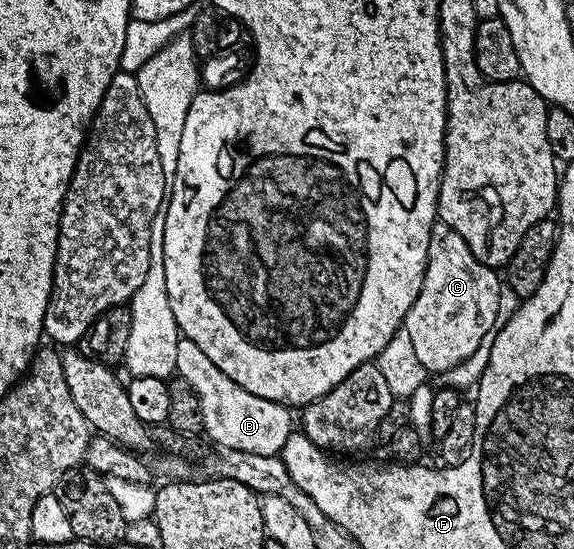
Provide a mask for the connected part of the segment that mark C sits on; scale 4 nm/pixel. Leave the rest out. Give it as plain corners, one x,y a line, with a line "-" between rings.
436,222
430,233
430,249
422,289
404,318
403,331
410,333
418,361
429,373
443,373
466,361
484,339
493,334
498,317
498,297
502,286
495,270
470,253
470,245
450,229

